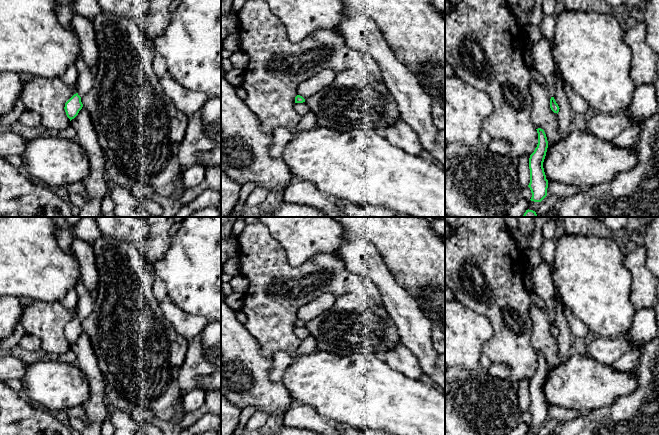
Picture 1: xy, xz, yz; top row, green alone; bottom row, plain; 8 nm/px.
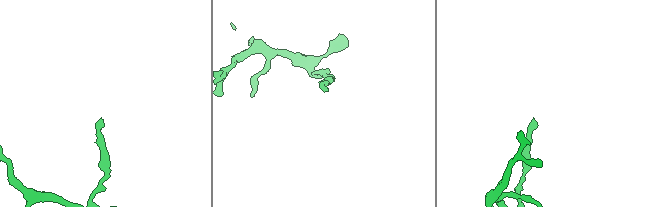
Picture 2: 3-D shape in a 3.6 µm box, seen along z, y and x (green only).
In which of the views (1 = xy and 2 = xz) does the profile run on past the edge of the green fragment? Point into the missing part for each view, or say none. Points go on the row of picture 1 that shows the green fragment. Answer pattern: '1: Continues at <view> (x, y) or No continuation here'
1: Continues at xy (86, 76)
2: No continuation here

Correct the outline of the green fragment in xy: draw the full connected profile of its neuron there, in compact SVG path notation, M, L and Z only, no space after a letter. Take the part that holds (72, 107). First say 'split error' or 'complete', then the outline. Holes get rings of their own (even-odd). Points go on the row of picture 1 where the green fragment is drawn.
split error; M81 52L76 59L75 67L78 70L77 93L65 103L64 107L70 121L74 119L82 109L83 104L81 98L91 89L95 77L95 72L85 63Z

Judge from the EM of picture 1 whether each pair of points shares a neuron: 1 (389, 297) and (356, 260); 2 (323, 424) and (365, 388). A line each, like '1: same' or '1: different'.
1: same
2: different

